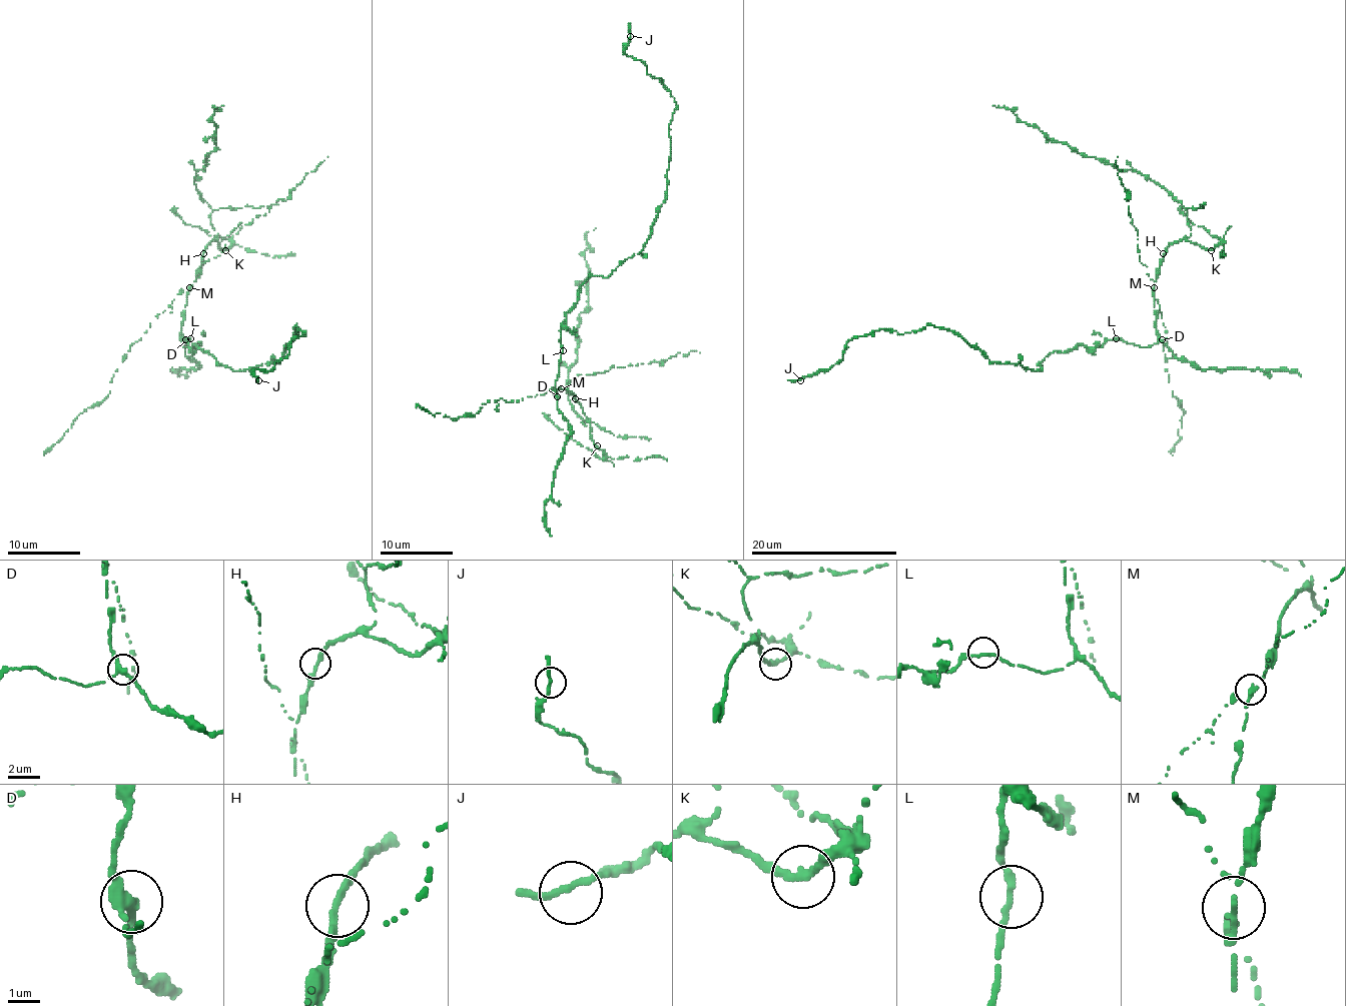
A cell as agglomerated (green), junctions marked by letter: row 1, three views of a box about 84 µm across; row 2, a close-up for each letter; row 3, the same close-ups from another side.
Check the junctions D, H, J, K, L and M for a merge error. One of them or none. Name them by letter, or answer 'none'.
M

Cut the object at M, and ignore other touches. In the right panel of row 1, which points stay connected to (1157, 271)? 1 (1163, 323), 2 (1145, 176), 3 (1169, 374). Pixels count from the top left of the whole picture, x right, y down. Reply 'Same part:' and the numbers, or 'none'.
Same part: 2

